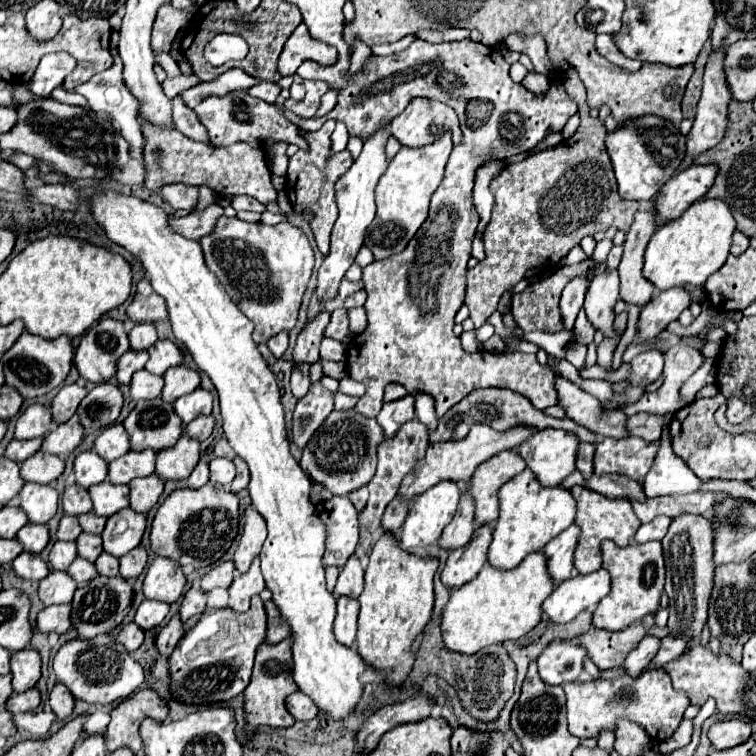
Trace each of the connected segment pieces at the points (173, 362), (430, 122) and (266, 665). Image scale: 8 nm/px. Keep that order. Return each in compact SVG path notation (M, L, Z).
M157 340L149 350L149 362L145 364L145 370L157 376L163 376L167 368L179 366L183 362L183 354L177 344L171 340Z
M429 98L411 100L411 104L391 122L391 134L403 146L431 144L443 134L443 128L451 128L454 145L461 142L462 131L455 110Z
M291 638L281 640L279 644L261 644L255 656L253 676L249 686L245 688L245 710L249 712L247 718L247 734L253 734L259 726L273 726L273 728L287 728L295 722L295 718L285 708L285 698L297 690L297 684L291 676L293 656L291 656Z

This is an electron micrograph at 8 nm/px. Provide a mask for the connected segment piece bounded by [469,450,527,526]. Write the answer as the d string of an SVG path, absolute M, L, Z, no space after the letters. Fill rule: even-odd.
M503 450L479 464L469 488L475 496L475 524L495 524L499 516L499 488L525 468L525 460L515 450Z

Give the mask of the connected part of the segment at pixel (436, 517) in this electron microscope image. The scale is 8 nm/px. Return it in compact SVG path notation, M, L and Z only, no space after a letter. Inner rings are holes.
M443 480L417 496L401 528L403 548L409 550L415 546L429 546L437 542L445 526L455 516L459 496L459 484L453 480Z

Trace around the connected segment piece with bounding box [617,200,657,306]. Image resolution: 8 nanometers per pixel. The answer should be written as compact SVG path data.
M651 200L647 208L637 210L633 226L627 232L623 244L621 264L617 268L621 276L621 298L627 304L645 306L655 294L655 286L643 276L645 246L649 244L655 230L657 230L657 214L655 214L655 200Z

